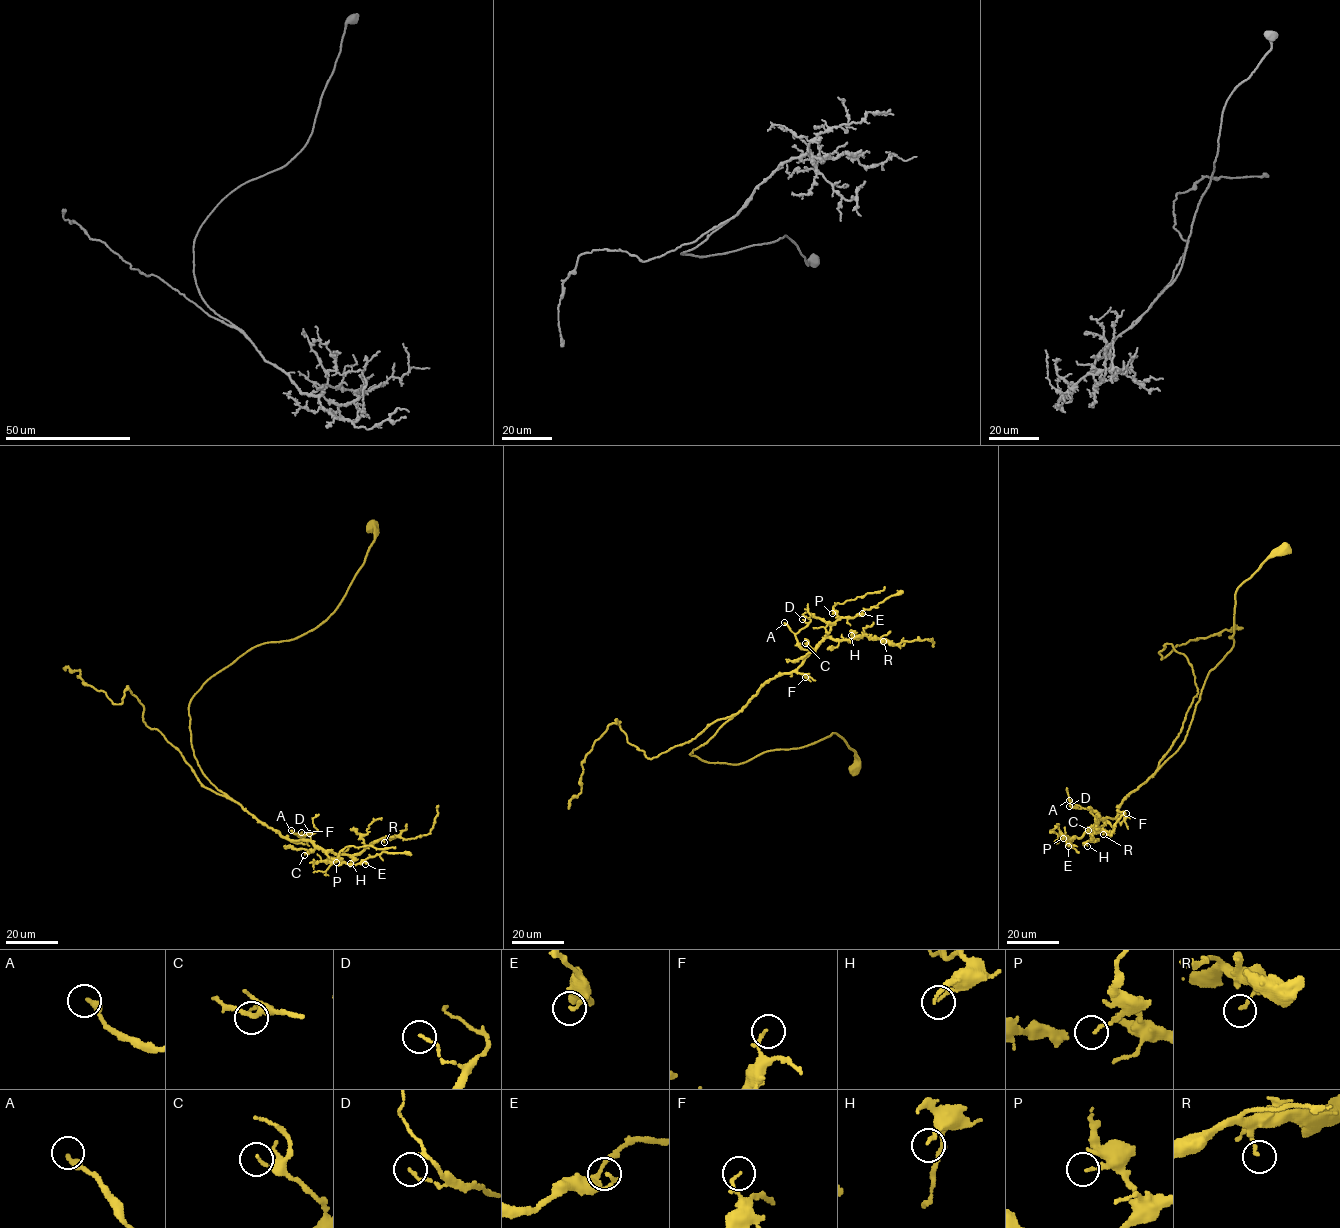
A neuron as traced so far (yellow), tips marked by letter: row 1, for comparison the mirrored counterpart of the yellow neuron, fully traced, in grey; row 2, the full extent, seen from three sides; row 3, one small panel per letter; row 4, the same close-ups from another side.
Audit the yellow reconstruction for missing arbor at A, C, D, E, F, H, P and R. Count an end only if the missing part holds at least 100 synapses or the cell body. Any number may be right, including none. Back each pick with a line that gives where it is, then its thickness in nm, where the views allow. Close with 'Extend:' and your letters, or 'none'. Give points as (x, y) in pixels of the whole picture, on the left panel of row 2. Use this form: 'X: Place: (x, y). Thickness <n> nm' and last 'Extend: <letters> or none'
Extend: none

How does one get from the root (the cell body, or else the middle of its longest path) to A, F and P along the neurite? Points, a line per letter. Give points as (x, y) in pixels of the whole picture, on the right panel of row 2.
A: (1286, 547), (1238, 588), (1233, 647), (1209, 672), (1178, 749), (1129, 792), (1115, 818), (1102, 819), (1069, 800)
F: (1286, 547), (1238, 588), (1233, 647), (1209, 672), (1185, 741), (1126, 797), (1120, 823), (1126, 813)
P: (1286, 547), (1238, 588), (1233, 647), (1209, 672), (1185, 741), (1115, 818), (1063, 838)

